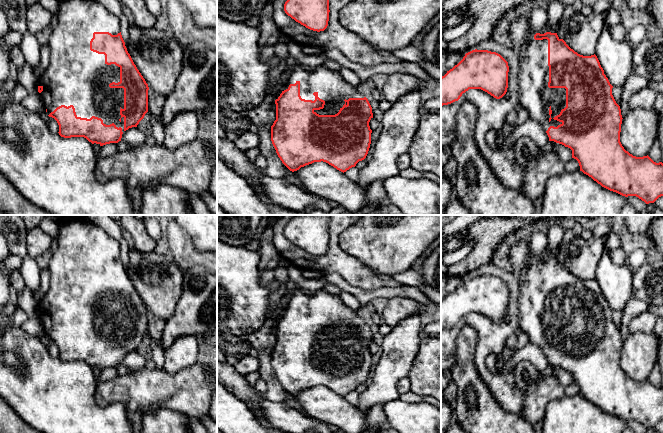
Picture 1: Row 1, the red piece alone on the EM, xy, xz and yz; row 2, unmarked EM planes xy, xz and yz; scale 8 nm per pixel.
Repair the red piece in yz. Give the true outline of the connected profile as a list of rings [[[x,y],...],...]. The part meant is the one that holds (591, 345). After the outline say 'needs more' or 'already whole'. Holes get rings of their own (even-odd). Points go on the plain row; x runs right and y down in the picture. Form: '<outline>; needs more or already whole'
[[[517,241],[512,244],[509,249],[509,261],[512,265],[512,273],[518,276],[518,320],[519,320],[519,332],[524,332],[528,335],[530,342],[539,347],[549,361],[549,365],[562,368],[572,374],[572,382],[576,383],[580,390],[580,395],[591,401],[594,405],[600,408],[602,411],[616,416],[622,420],[636,420],[646,428],[654,427],[659,421],[663,420],[663,387],[654,386],[648,379],[643,381],[636,381],[630,378],[624,373],[620,366],[620,356],[622,348],[622,339],[620,330],[616,327],[613,319],[612,312],[608,302],[604,298],[604,294],[600,289],[597,280],[583,280],[571,273],[563,263],[560,263],[557,259],[559,253],[559,245],[550,249],[546,248],[532,259],[531,265],[528,267],[528,256],[530,252],[530,242]]]; needs more

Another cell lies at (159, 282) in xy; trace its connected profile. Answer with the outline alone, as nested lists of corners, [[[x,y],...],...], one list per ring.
[[[131,249],[128,255],[128,267],[126,268],[137,293],[148,308],[149,313],[156,318],[167,321],[174,314],[183,291],[183,270],[165,256],[155,253],[143,254],[137,249]]]

